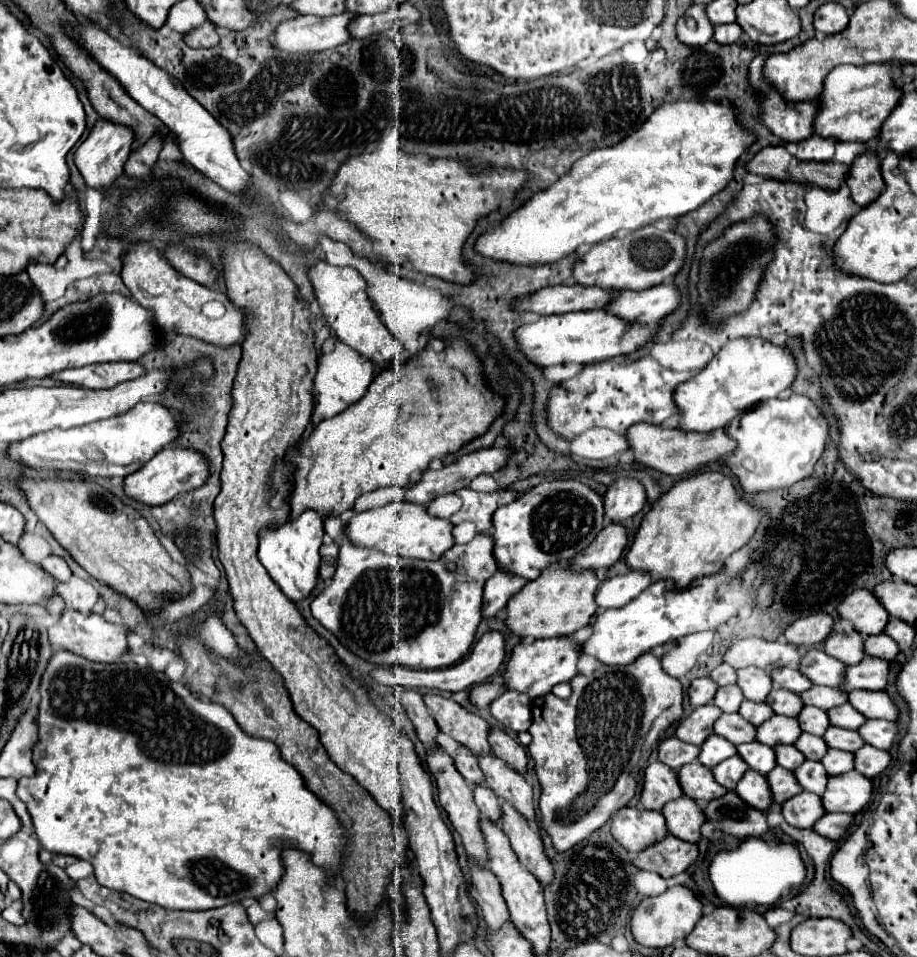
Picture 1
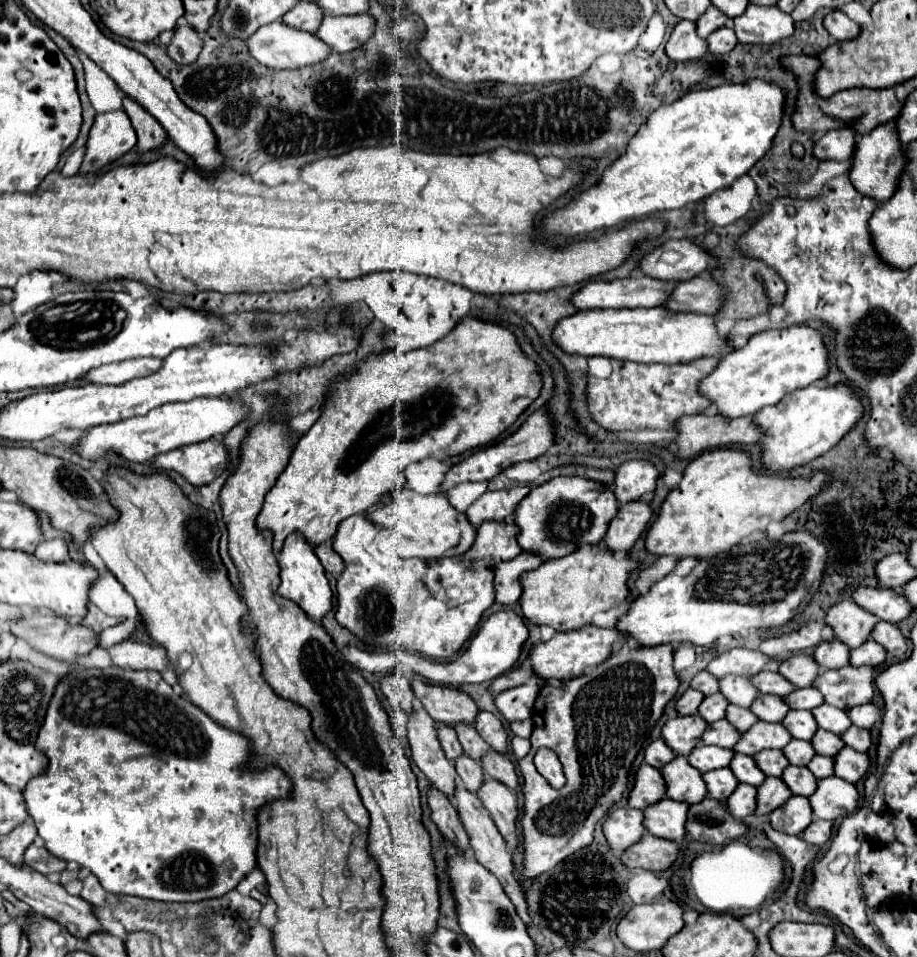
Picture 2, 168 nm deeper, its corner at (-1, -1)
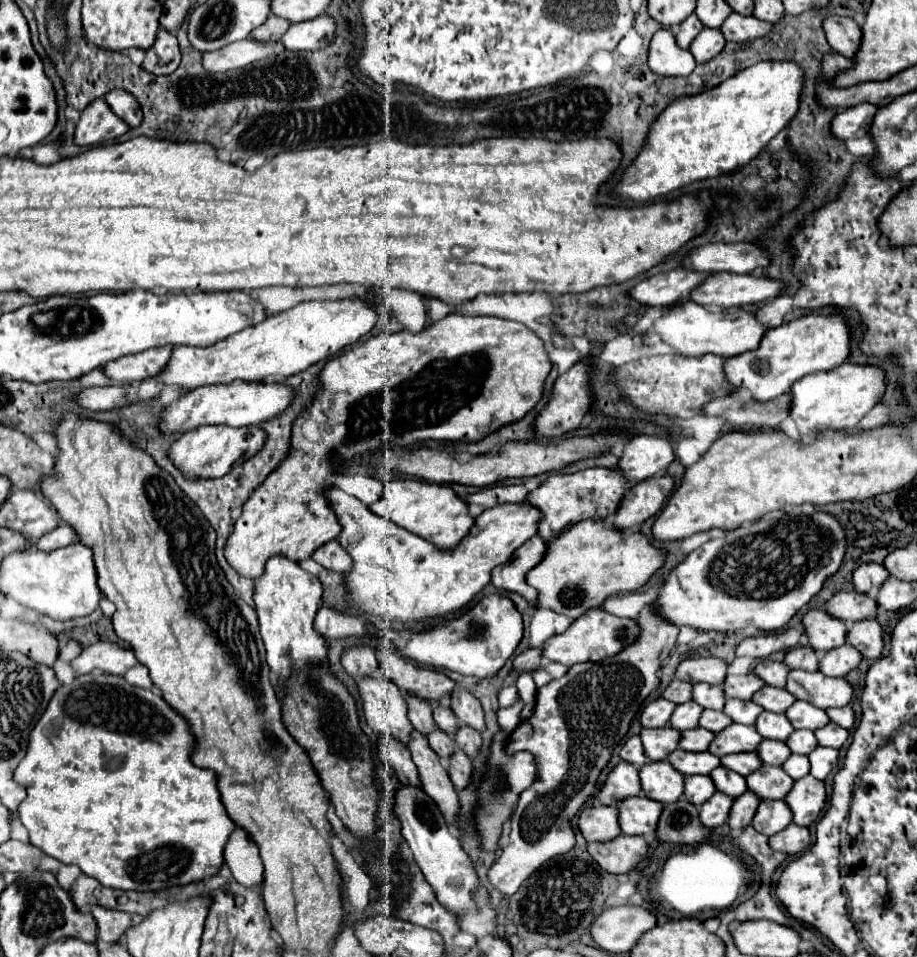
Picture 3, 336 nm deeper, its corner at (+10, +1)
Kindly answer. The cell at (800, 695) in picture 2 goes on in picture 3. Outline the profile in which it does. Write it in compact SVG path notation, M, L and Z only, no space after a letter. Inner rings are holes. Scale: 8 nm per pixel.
M763 686L761 690L757 690L751 698L757 706L761 706L763 710L771 710L771 712L785 712L793 702L795 696L785 692L785 688L773 688L773 686Z

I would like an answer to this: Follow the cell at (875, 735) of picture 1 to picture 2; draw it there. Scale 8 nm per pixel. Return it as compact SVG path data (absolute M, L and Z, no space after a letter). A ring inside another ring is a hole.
M850 726L844 734L842 734L846 746L858 750L858 752L868 752L868 748L872 746L872 734L866 728L858 728L858 726Z

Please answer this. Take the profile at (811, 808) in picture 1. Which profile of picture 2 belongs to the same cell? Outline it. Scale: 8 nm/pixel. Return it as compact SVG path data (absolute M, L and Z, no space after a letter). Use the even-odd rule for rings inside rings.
M792 796L786 802L786 810L782 806L770 814L772 828L780 832L786 830L786 834L796 834L796 836L802 834L812 820L814 820L814 812L806 796Z

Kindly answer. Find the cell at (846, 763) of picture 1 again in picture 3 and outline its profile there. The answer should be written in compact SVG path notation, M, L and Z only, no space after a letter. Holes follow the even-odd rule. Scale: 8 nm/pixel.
M791 754L781 768L783 768L793 780L799 780L799 778L803 778L803 776L809 774L809 758L807 758L807 756L799 756L799 754Z

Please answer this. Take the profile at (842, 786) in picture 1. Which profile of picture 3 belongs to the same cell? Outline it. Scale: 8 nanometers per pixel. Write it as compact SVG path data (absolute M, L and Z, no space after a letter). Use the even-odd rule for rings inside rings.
M807 774L793 784L783 802L793 812L793 822L797 826L811 826L825 808L825 784Z

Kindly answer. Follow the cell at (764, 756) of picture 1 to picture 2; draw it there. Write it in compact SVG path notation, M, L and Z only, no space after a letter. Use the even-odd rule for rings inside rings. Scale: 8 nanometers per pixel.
M736 752L732 762L730 762L730 768L736 774L738 782L748 782L752 786L760 786L764 782L764 778L766 778L766 774L758 768L754 756L748 756L748 754Z

